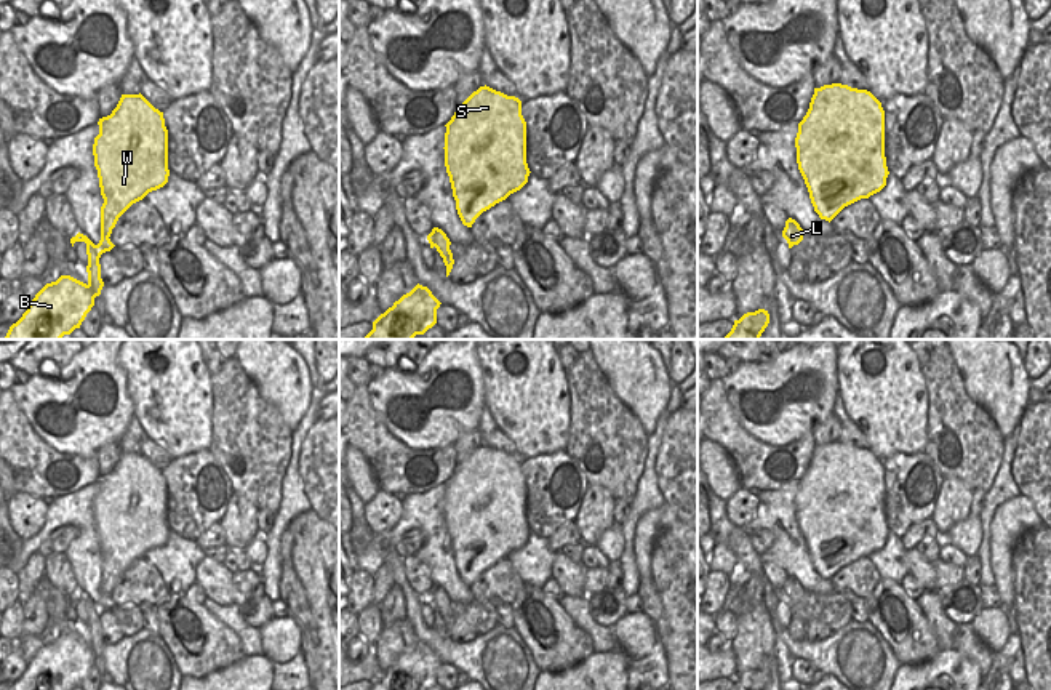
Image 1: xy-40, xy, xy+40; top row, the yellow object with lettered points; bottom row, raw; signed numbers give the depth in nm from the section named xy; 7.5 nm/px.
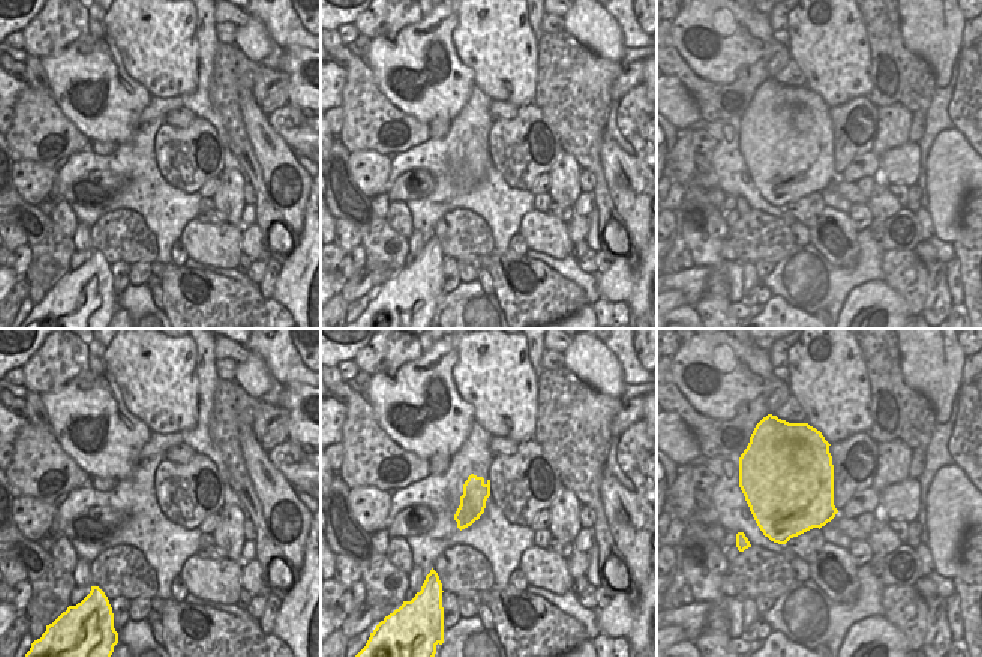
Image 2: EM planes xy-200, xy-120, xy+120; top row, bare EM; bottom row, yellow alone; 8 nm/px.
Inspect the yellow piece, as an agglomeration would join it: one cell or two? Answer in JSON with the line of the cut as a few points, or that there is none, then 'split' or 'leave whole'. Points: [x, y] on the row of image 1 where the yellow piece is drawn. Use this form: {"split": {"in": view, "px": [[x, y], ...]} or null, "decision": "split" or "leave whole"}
{"split": {"in": "xy", "px": [[450, 250], [443, 258]]}, "decision": "split"}

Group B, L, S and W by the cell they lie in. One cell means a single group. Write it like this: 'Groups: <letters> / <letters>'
Groups: B S W / L

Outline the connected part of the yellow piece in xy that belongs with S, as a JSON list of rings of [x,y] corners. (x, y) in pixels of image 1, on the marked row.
[[[480,86],[445,125],[445,166],[464,226],[510,194],[529,176],[522,101]]]

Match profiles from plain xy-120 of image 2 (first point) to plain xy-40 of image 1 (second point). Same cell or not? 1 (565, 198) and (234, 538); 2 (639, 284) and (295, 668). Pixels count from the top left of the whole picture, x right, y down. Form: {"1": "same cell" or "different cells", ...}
{"1": "same cell", "2": "different cells"}

